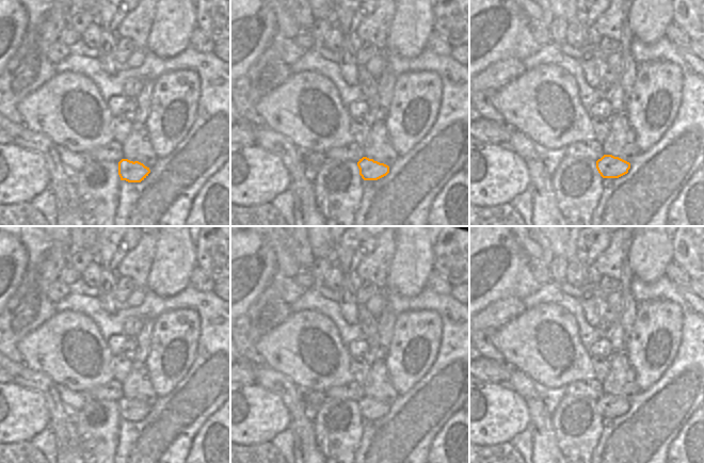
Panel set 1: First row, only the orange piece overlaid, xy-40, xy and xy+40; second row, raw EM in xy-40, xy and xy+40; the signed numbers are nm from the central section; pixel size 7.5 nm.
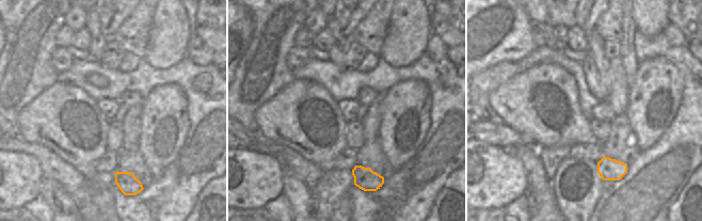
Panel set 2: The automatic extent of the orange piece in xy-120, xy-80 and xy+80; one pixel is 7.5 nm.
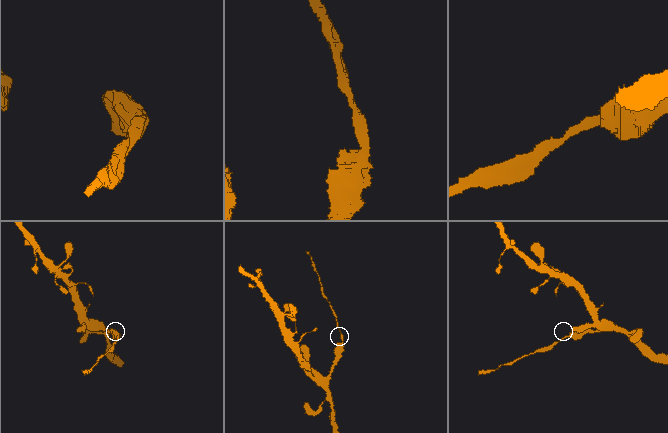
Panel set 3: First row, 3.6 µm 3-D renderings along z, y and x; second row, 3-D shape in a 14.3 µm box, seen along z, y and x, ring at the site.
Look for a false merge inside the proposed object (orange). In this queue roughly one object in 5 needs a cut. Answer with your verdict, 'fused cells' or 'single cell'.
fused cells

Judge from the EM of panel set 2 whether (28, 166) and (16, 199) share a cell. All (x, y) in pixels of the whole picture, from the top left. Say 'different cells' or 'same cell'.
same cell

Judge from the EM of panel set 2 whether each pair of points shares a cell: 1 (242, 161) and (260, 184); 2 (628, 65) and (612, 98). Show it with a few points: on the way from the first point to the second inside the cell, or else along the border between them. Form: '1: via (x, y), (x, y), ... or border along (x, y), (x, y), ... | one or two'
1: via (243, 167), (255, 178) | one
2: border along (618, 57), (622, 64), (626, 82), (629, 85) | two

